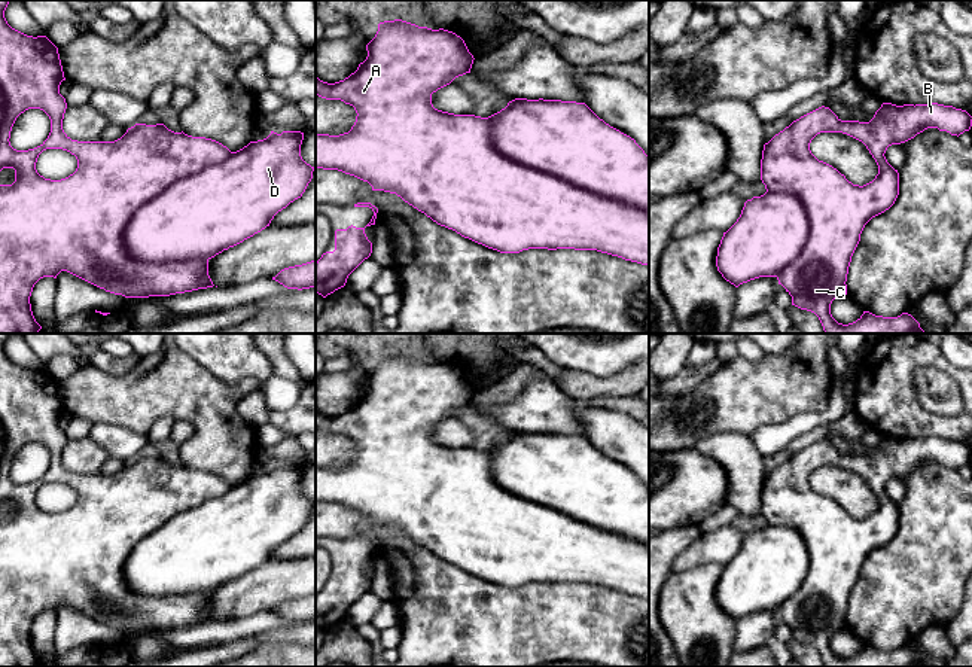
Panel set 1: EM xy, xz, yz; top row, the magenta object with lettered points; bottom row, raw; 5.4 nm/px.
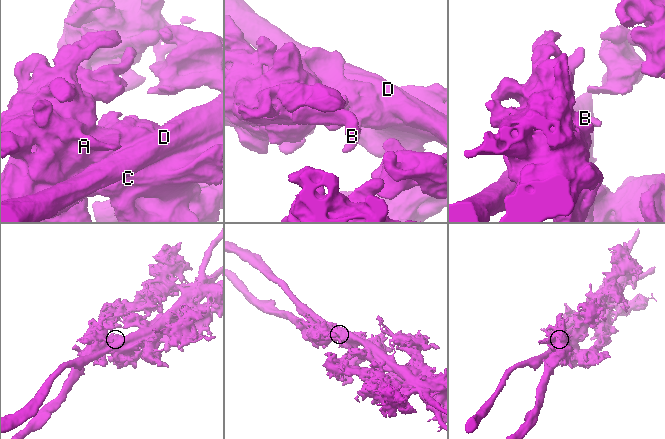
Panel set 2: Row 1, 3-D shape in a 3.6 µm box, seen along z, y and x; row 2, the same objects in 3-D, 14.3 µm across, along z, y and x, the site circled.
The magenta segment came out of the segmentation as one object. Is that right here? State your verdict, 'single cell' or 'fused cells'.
fused cells

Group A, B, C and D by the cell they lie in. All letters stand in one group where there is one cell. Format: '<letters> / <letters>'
A B C / D

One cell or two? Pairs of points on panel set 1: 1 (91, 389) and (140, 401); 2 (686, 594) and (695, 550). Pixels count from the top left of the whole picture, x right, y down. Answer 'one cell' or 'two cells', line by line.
1: one cell
2: two cells

